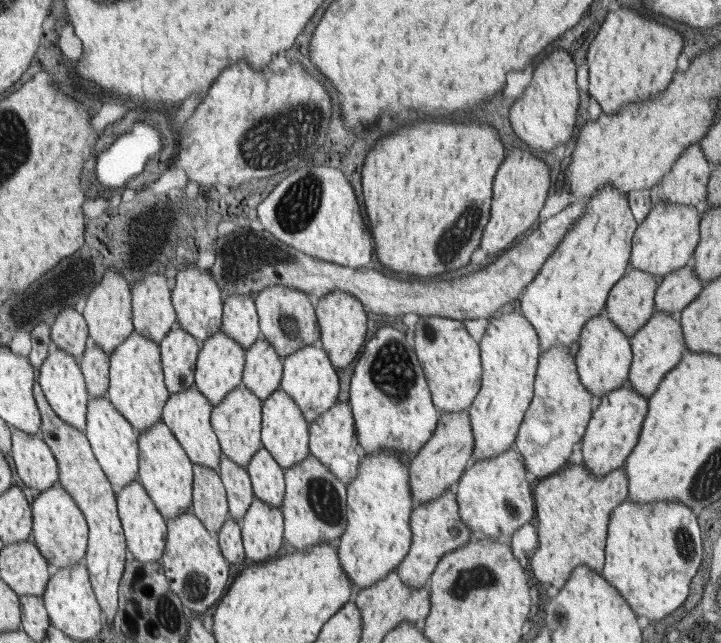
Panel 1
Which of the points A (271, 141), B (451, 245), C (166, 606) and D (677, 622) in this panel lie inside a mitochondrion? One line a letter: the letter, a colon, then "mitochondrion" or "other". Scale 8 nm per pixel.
A: mitochondrion
B: mitochondrion
C: mitochondrion
D: other

